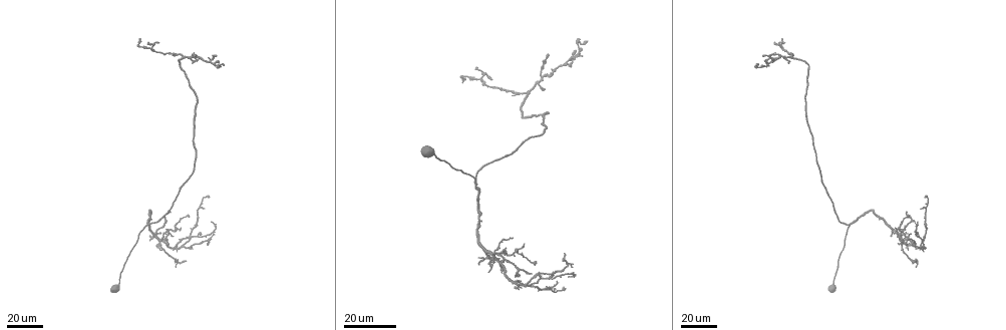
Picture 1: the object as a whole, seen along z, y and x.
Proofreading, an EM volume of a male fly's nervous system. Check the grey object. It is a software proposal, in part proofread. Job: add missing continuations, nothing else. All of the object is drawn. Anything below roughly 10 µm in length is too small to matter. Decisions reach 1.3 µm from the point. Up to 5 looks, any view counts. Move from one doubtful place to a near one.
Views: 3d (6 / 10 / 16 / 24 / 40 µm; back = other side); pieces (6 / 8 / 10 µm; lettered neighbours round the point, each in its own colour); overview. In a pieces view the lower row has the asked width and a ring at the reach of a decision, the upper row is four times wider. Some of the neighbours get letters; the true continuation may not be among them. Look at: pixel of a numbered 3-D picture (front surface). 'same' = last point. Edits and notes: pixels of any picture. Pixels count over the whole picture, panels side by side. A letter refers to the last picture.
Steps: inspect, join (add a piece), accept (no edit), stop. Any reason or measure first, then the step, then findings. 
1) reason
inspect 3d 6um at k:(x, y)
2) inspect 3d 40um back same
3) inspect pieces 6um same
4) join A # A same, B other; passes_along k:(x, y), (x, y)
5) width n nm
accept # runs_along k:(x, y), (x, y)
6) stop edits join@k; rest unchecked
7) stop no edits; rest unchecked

an open end
inspect 3d 40um at 1:(781, 38)

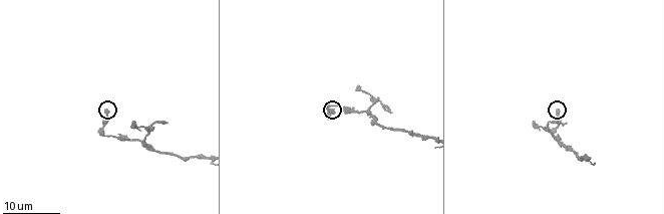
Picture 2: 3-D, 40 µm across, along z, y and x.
inspect pieces 6um at 2:(107, 111)

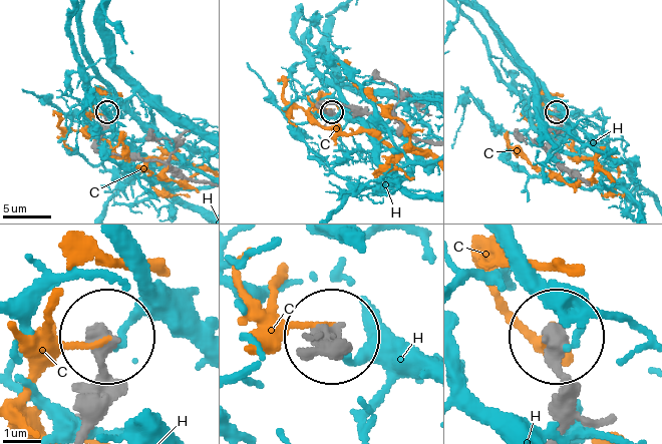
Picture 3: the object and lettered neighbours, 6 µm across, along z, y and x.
accept # C other, H other; none of them fits

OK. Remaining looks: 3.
free end
inspect 3d 16um at 2:(392, 114)

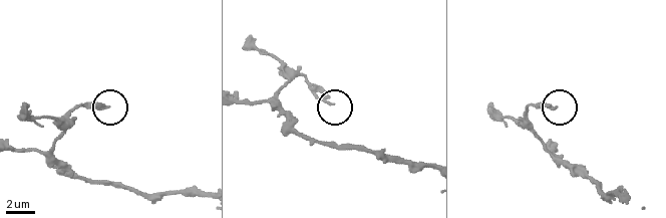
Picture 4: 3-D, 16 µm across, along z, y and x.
inspect pieces 6um at 4:(556, 106)

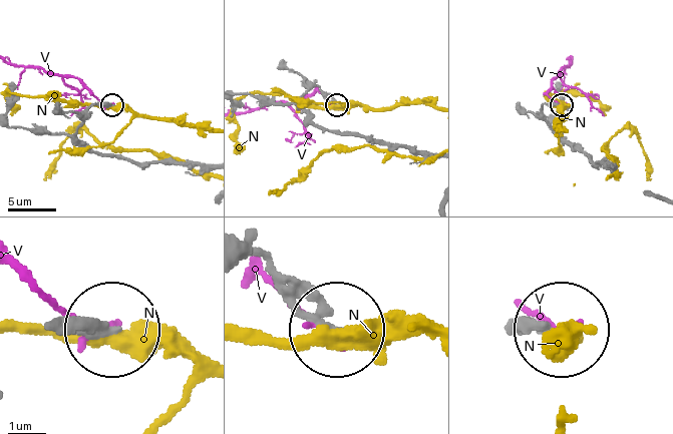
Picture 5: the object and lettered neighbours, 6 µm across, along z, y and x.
width 220 nm
accept # N other, V other; no lettered piece goes on from it

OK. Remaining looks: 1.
stop no edits; rest unchecked

